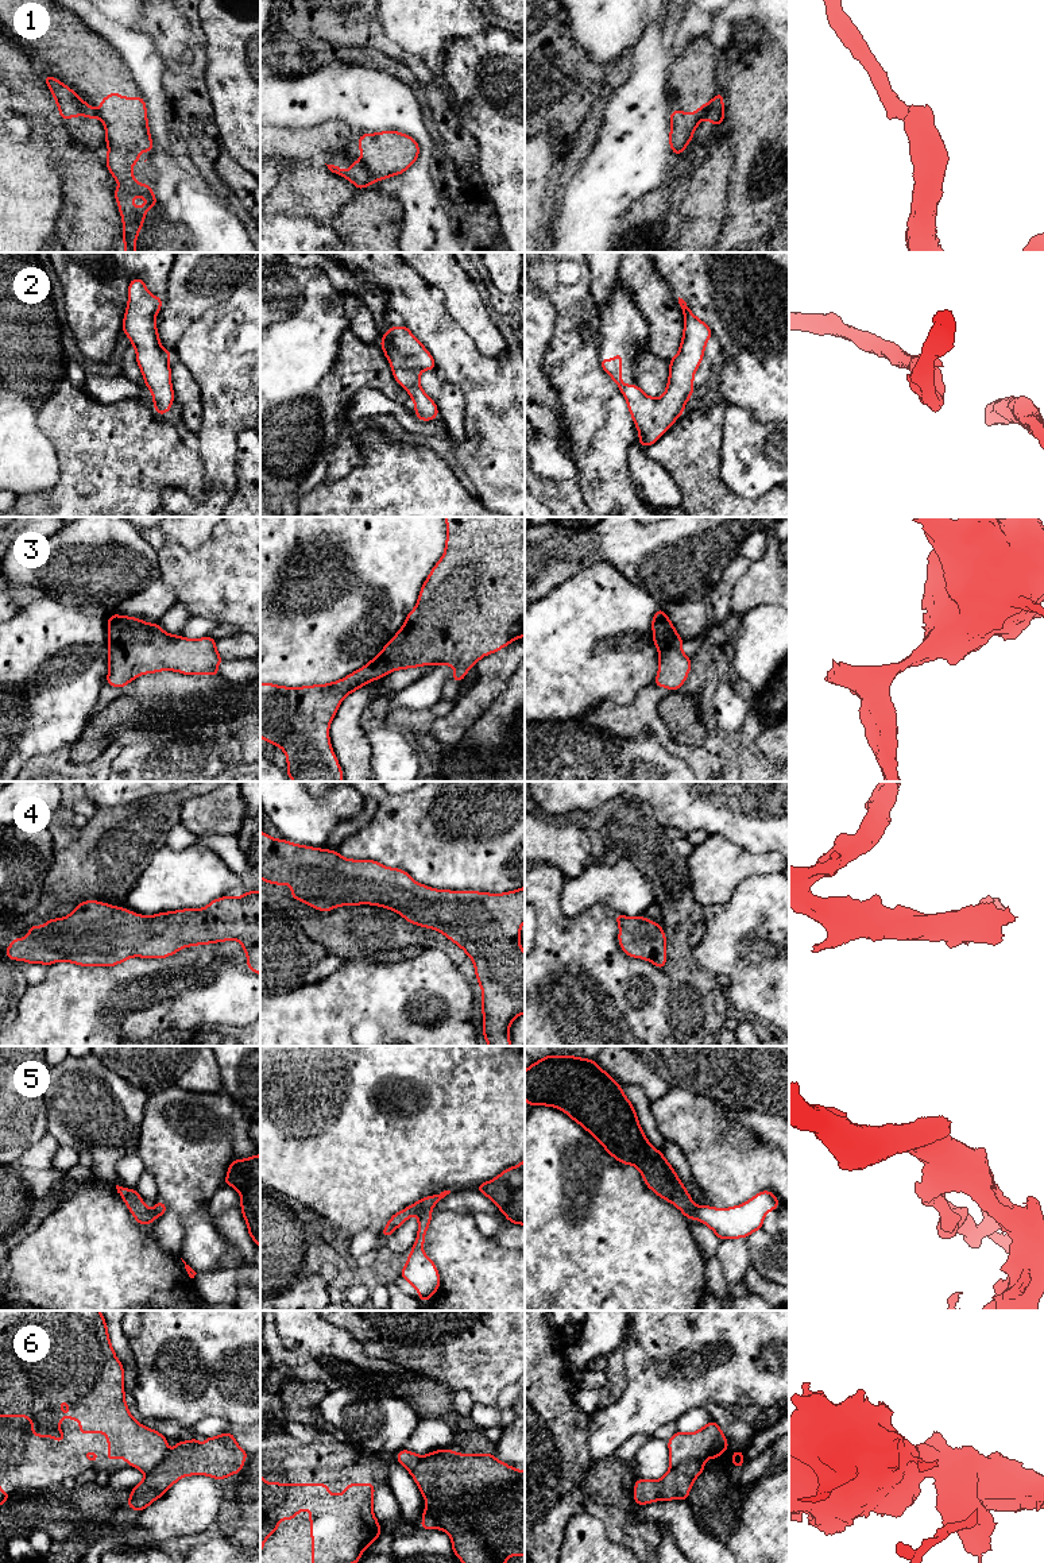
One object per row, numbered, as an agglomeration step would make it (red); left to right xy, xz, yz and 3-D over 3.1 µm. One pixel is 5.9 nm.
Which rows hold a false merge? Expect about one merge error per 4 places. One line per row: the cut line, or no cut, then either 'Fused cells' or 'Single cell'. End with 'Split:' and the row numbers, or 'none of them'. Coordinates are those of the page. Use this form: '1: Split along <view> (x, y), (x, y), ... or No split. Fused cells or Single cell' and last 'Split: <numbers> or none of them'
1: Split along xz (360, 161), (374, 181). Fused cells
2: No split. Single cell
3: No split. Single cell
4: No split. Single cell
5: Split along yz (692, 1205), (693, 1218). Fused cells
6: Split along yz (727, 1443), (722, 1450), (702, 1458), (685, 1459), (671, 1469). Fused cells
Split: 1, 5, 6

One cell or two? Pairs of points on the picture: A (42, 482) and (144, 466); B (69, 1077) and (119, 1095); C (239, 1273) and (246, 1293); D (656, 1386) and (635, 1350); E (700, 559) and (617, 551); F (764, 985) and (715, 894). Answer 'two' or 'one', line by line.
A: two
B: one
C: two
D: one
E: one
F: two

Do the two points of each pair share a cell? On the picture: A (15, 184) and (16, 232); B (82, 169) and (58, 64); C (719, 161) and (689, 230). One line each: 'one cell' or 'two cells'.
A: one cell
B: two cells
C: one cell

